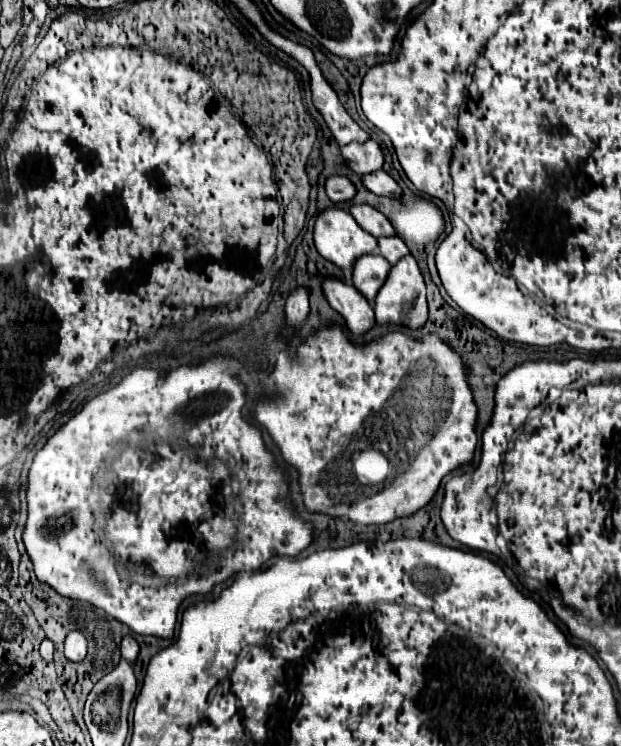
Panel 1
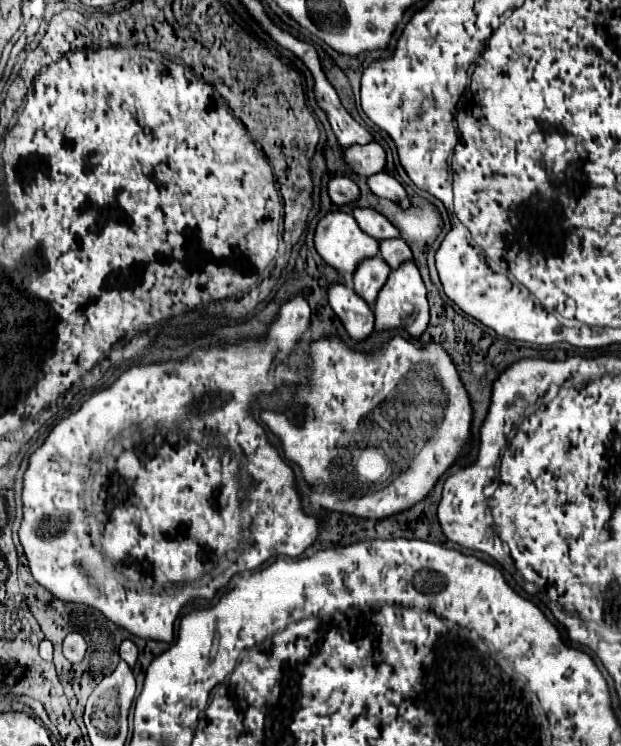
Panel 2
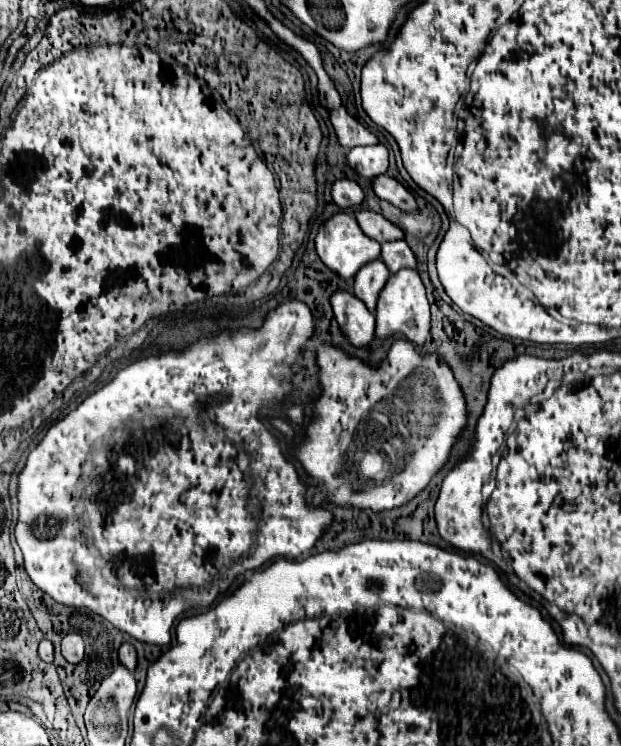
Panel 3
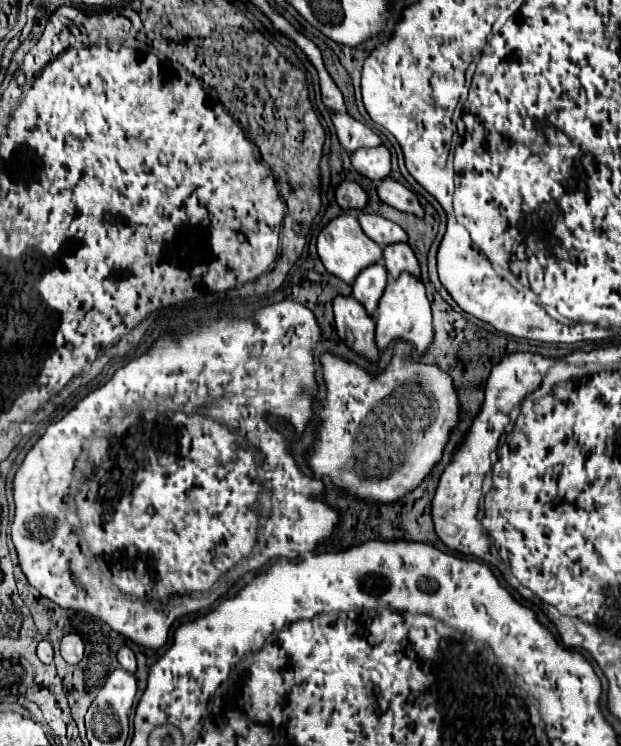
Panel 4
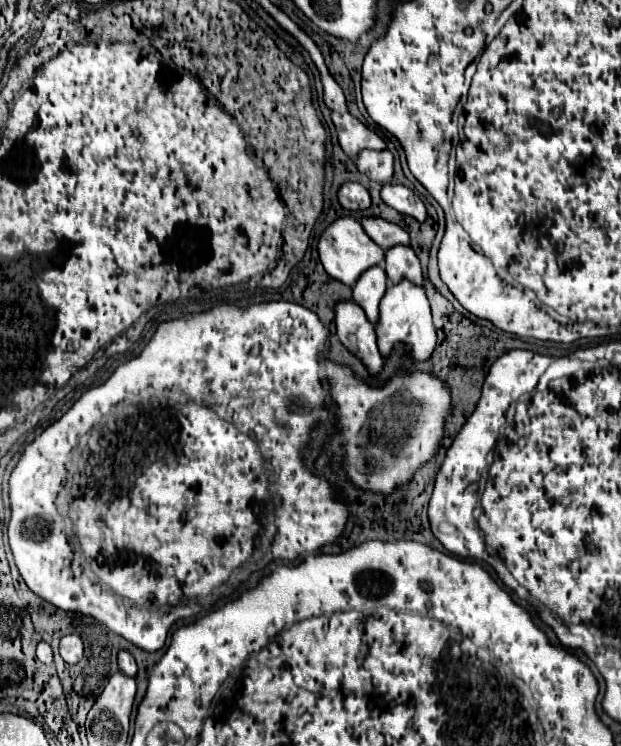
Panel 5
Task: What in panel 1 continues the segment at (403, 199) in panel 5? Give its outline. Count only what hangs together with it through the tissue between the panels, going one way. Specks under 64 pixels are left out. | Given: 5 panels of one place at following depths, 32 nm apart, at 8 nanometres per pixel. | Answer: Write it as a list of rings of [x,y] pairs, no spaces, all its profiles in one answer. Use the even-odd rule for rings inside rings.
[[[384,170],[366,174],[364,176],[364,186],[370,192],[374,192],[376,196],[392,196],[392,198],[398,198],[402,194],[402,188],[398,186],[398,182],[392,176],[388,176]]]

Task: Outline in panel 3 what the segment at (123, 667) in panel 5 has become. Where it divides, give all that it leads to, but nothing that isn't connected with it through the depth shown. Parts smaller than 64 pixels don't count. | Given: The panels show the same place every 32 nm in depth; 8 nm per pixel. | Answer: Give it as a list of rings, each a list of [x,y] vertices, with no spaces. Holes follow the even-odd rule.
[[[122,644],[120,650],[118,650],[118,660],[130,672],[134,672],[134,668],[136,668],[136,650],[134,650],[134,646],[132,644]]]

